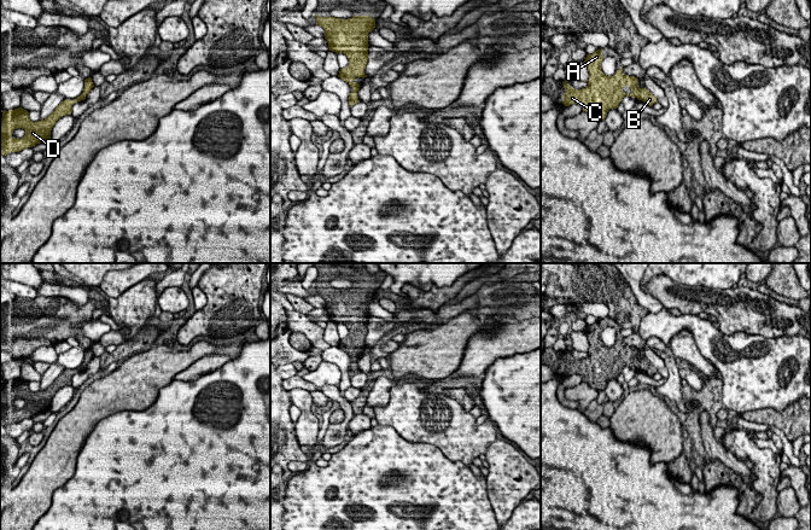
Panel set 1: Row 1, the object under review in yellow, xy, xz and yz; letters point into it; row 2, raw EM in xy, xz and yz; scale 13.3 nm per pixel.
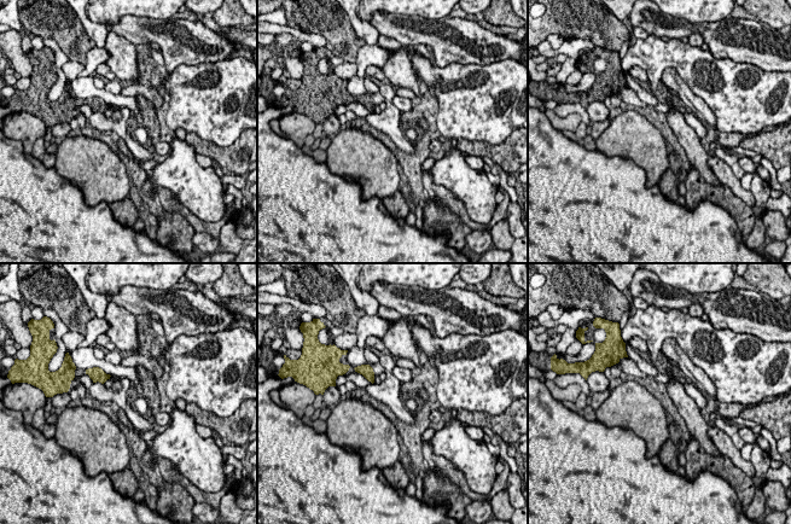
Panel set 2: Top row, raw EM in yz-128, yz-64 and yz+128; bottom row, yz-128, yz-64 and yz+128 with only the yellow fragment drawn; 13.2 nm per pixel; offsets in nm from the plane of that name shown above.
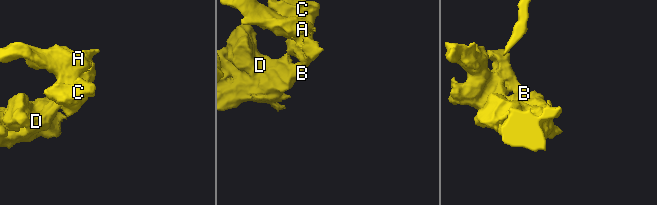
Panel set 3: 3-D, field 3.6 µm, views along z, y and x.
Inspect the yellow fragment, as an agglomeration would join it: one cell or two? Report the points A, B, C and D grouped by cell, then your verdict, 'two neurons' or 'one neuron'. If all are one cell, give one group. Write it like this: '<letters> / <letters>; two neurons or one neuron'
A B C D; one neuron

